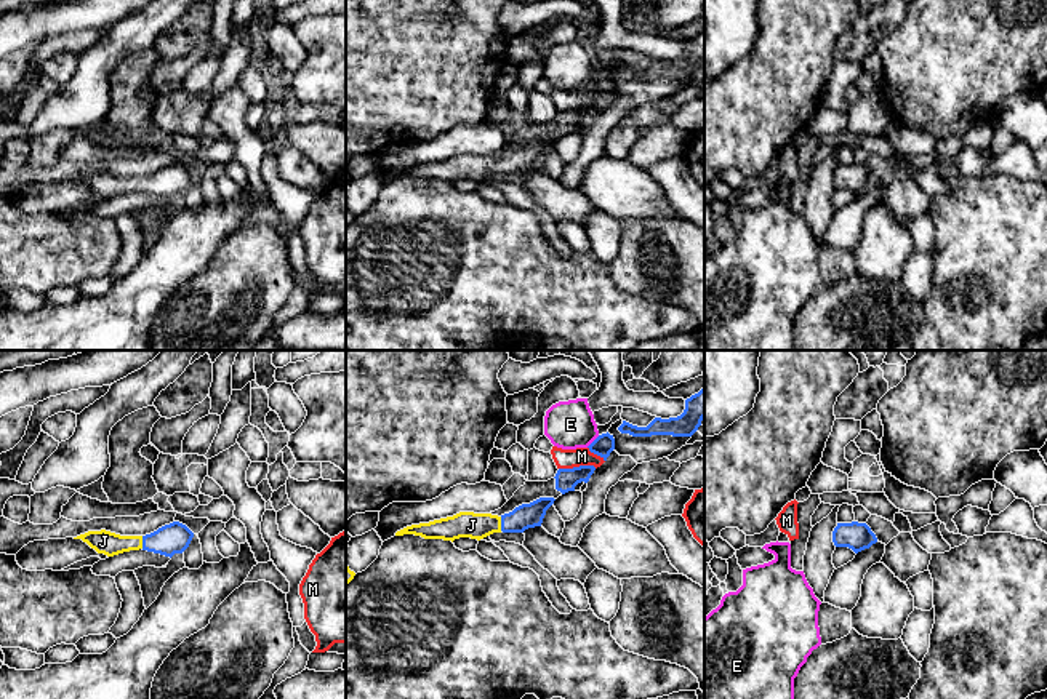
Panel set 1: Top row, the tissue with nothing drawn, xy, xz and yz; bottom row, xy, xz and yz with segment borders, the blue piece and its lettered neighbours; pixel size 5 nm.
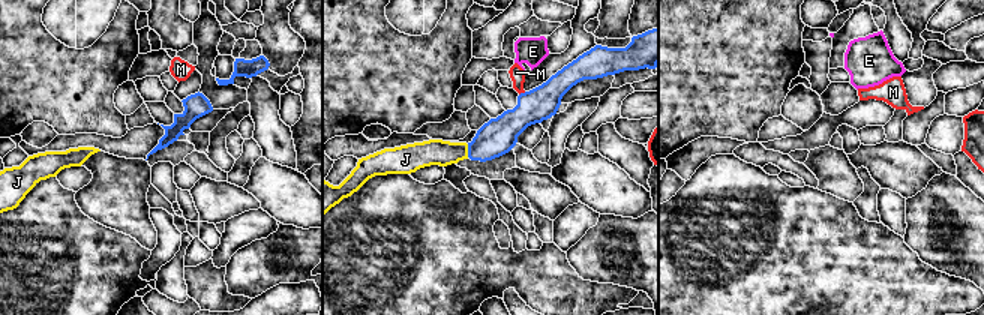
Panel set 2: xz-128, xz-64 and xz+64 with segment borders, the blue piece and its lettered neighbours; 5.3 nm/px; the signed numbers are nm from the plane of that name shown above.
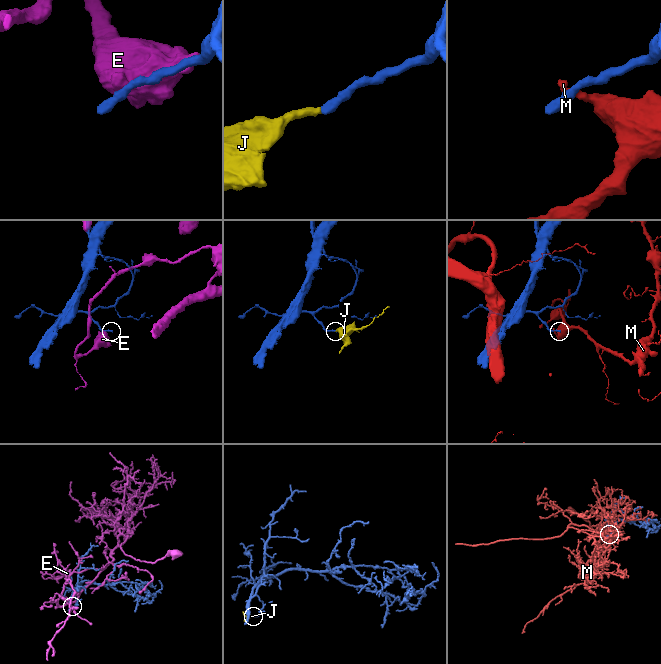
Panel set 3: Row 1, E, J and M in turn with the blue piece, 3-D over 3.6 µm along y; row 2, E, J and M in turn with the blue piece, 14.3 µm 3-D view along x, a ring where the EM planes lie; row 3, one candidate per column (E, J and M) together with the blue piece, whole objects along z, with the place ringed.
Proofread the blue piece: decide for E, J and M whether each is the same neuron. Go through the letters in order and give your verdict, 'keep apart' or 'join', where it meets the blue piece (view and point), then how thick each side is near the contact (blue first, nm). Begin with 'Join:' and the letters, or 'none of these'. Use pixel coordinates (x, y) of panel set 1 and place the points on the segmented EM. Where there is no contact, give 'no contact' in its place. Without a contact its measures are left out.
Join: J
E: keep apart; meets blue in xz at (594, 440); 100 nm thick on the blue side, 240 nm on the other
J: join; meets blue in xz at (501, 523); 130 nm thick on the blue side, 130 nm on the other
M: keep apart; meets blue in xz at (577, 467); 110 nm thick on the blue side, 100 nm on the other

